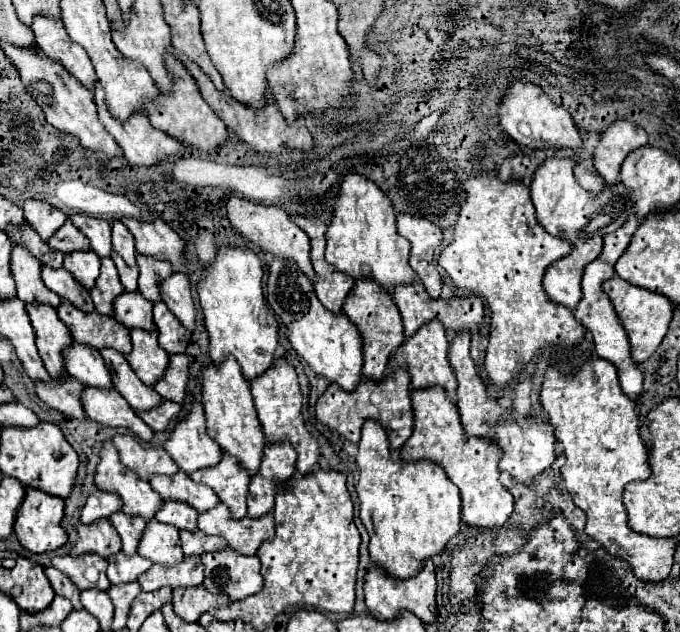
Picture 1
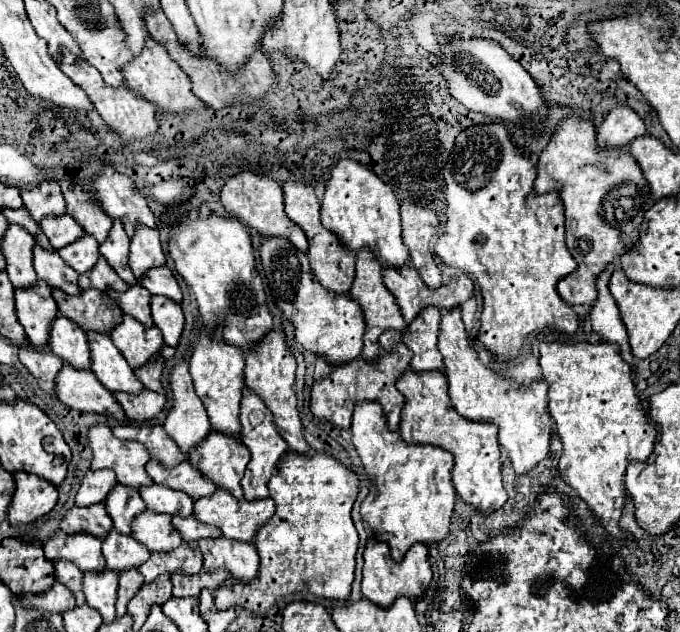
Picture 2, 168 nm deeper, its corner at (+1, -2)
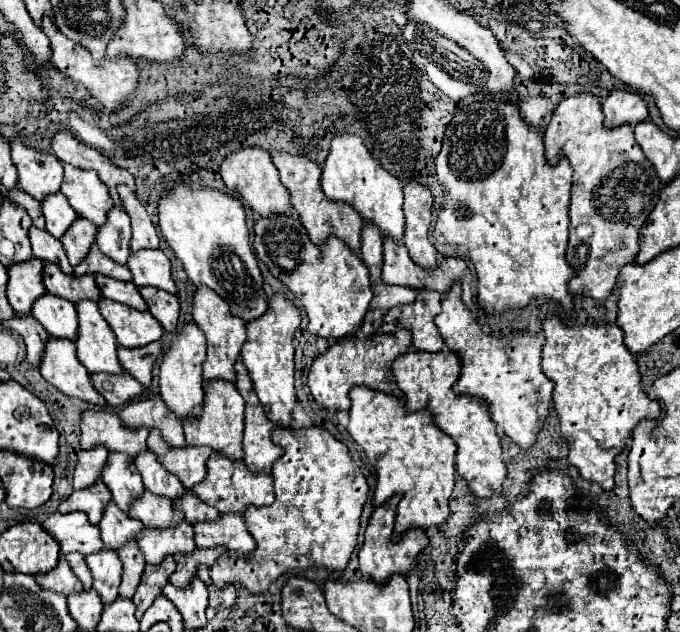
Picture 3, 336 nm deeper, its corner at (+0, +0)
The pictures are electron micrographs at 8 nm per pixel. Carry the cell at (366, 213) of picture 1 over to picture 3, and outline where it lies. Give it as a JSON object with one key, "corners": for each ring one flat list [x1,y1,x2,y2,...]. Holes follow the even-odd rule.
{"corners":[[343,133,333,137,329,155,323,163,321,187,329,199,341,199,353,205,361,213,361,217,369,223,375,223,383,231,383,235,403,239,403,185,395,175,379,165,379,161,371,155,361,137]]}

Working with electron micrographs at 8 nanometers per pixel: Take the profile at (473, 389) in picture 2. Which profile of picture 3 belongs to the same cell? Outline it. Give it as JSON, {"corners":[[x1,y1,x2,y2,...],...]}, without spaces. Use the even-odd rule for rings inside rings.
{"corners":[[457,281,445,295,443,309,435,317,435,325,447,347,461,357,461,377,453,391,469,393,487,401,493,421,503,427,505,435,511,437,521,449,529,449,543,427,553,393,553,381,541,371,541,347,545,343,543,335,531,335,527,329,517,329,509,345,505,345,501,337,487,335,461,301,461,283]]}

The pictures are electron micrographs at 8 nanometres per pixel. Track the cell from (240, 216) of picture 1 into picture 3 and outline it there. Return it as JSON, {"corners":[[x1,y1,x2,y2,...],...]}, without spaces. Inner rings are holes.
{"corners":[[245,147,245,149,237,149,233,153,229,153,221,167,219,167,219,175,225,183,225,187,235,193,253,209,257,211,261,217,263,215,271,215,271,213,283,213,283,215,291,215,297,217,291,199,289,199,289,191,285,189,285,185,279,179,277,167,271,163,271,155,261,149,261,147]]}

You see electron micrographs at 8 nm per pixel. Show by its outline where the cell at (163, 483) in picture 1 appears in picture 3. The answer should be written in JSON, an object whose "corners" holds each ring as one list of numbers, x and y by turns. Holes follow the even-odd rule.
{"corners":[[157,429,149,431,147,447,159,455,159,461,165,465,165,469,169,469,173,475,177,475,177,479,187,489,191,489,195,483,203,481,207,457,213,453,209,447,193,447,193,445,171,447,169,443,163,441,163,437]]}

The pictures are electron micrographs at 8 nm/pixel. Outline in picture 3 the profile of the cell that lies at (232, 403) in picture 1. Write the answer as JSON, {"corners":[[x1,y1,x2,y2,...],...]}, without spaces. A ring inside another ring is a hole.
{"corners":[[201,285,193,293,193,319,201,327,201,331,207,337,207,359,203,363,203,381,209,379,235,379,235,361,239,359,241,345,245,343,245,323,243,319,231,315,229,305,213,293,213,289,207,289]]}

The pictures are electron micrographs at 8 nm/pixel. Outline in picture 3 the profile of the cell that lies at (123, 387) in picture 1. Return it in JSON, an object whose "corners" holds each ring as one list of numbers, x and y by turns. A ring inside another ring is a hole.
{"corners":[[77,301,77,317,79,317,79,329,77,329,77,359,91,371,91,373,123,373,121,365,117,365,117,341,113,337,113,331,109,329,109,323,101,317,97,301]]}

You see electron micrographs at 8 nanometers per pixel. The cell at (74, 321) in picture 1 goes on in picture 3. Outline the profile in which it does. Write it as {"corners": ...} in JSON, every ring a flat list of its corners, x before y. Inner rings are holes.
{"corners":[[45,263,43,265,43,283,45,289,57,297,65,297,69,301,81,301,81,299,95,299,99,301,99,289,95,285,95,277,91,273,85,273,83,277,67,275,57,265]]}

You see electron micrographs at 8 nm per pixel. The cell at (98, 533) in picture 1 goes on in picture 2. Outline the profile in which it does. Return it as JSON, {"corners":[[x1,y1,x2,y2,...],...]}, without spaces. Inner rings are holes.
{"corners":[[100,503,100,507,72,507,60,521,60,529,70,535,84,531,98,539,104,539,112,529,112,519,106,513,104,503]]}

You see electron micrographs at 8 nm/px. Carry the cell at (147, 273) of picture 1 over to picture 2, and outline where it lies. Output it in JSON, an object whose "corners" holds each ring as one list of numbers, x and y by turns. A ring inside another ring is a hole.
{"corners":[[136,227,136,235,130,243,130,267,136,279,142,279,144,273,152,267,164,267,166,255,160,245,160,237,156,229]]}

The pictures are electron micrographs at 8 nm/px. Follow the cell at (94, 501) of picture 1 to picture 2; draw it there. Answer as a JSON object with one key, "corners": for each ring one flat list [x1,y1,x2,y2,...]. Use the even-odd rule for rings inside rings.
{"corners":[[88,471,76,493,76,505,90,507,102,503,106,501,108,493,114,487,116,487,116,475,112,475,112,471]]}

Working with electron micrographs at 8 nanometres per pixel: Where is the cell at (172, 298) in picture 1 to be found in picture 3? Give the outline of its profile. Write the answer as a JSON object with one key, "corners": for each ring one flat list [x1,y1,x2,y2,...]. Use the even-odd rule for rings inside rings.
{"corners":[[139,249,137,253,131,251,127,265,137,287,151,285,167,293,177,293,177,287,171,279,171,263,161,249]]}

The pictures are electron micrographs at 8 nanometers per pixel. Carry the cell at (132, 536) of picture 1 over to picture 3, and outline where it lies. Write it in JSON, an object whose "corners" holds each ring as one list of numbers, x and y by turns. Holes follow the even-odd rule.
{"corners":[[109,453,101,477,107,483,109,491,113,493,113,501,125,513,129,511,131,499,143,493,141,475,137,473,135,463,129,457,125,457,125,453]]}

